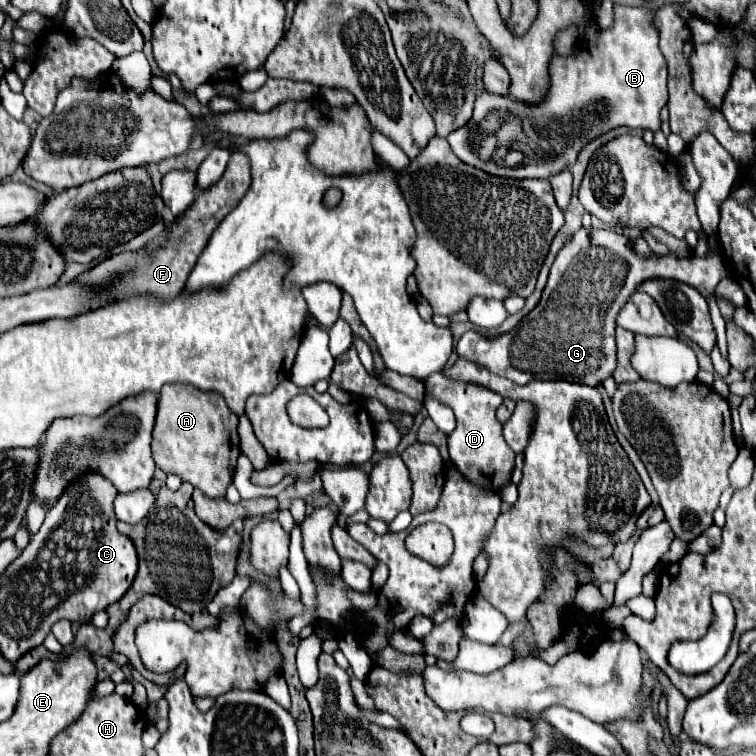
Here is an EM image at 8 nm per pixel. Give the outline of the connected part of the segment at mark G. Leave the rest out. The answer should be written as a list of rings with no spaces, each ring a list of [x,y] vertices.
[[[580,228],[570,242],[564,244],[564,248],[558,252],[550,276],[546,282],[546,288],[542,292],[542,298],[538,306],[526,314],[510,332],[498,334],[494,338],[482,336],[480,332],[466,332],[456,348],[460,356],[466,356],[488,370],[494,370],[494,374],[502,374],[518,384],[528,384],[532,380],[566,380],[586,386],[600,386],[612,372],[616,370],[616,340],[614,340],[614,328],[616,318],[622,306],[628,302],[628,298],[638,290],[638,286],[646,280],[654,278],[670,278],[684,282],[692,288],[696,288],[702,296],[714,296],[716,284],[728,274],[728,262],[722,254],[710,252],[708,258],[694,256],[692,260],[680,260],[674,254],[660,256],[654,260],[646,260],[630,250],[630,240],[612,232],[612,230],[598,230],[598,228]]]

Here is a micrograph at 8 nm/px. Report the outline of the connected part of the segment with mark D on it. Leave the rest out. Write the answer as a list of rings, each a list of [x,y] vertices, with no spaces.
[[[440,372],[426,380],[426,388],[432,390],[436,398],[448,404],[456,414],[458,424],[454,432],[448,436],[448,452],[456,468],[466,478],[470,478],[480,486],[488,486],[492,490],[498,490],[500,486],[504,486],[512,476],[514,452],[510,450],[510,446],[506,446],[502,438],[502,424],[496,418],[496,408],[502,404],[502,396],[478,384],[458,382]]]

